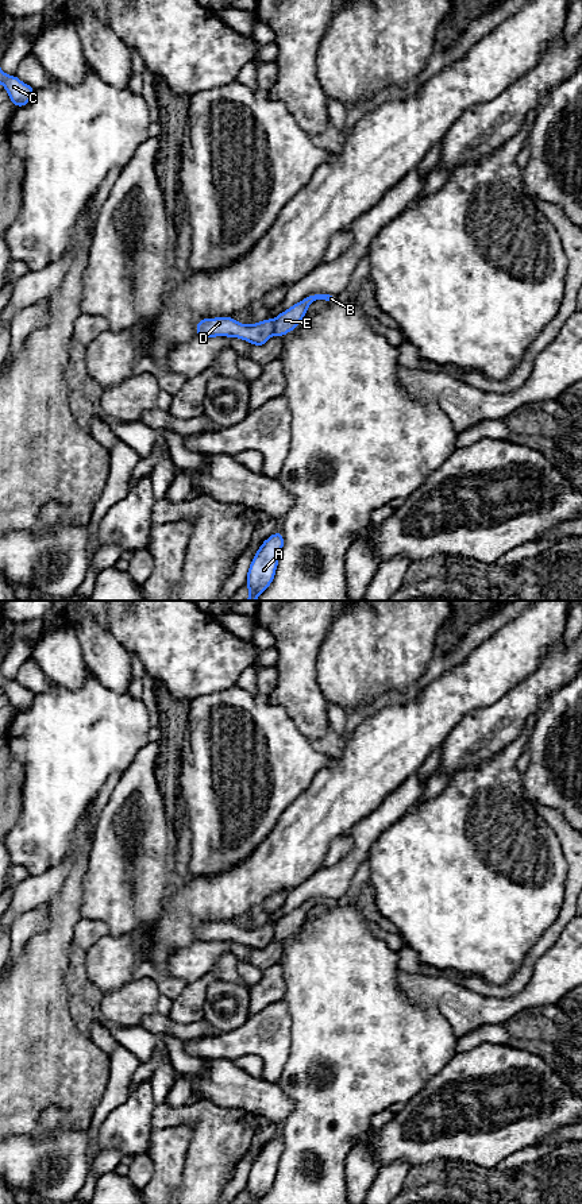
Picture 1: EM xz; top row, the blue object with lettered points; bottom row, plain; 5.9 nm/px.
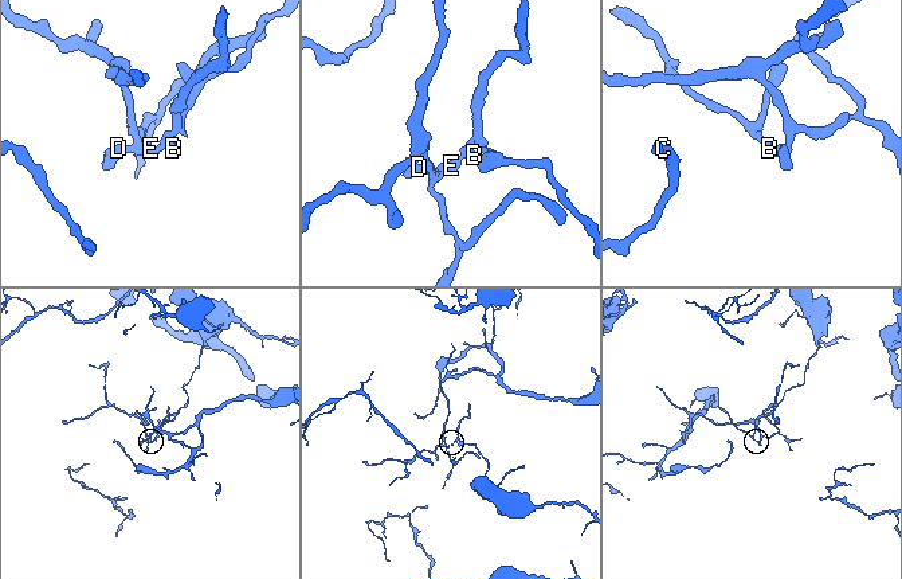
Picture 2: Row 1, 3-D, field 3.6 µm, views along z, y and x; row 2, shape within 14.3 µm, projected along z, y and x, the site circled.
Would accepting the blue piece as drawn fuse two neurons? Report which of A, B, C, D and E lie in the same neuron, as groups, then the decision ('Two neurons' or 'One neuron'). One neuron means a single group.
Groups: A C D / B E. Two neurons

